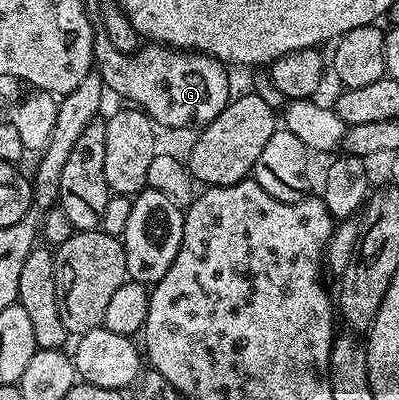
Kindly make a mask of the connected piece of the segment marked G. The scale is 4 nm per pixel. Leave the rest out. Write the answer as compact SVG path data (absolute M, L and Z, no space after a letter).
M97 25L94 29L93 54L95 71L99 72L105 87L108 87L111 93L113 90L116 95L130 101L127 103L145 111L155 124L165 127L205 124L215 119L229 102L227 67L218 58L208 54L200 54L197 51L178 51L161 44L143 45L134 54L120 53L111 46L102 25Z

